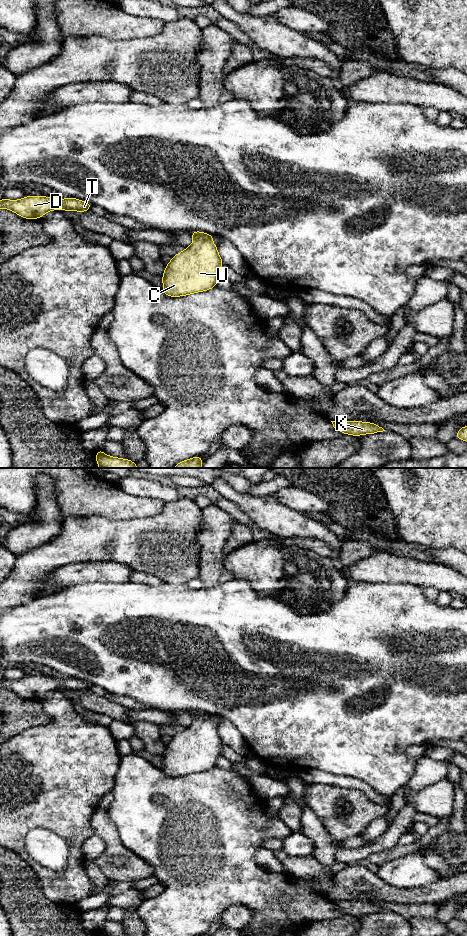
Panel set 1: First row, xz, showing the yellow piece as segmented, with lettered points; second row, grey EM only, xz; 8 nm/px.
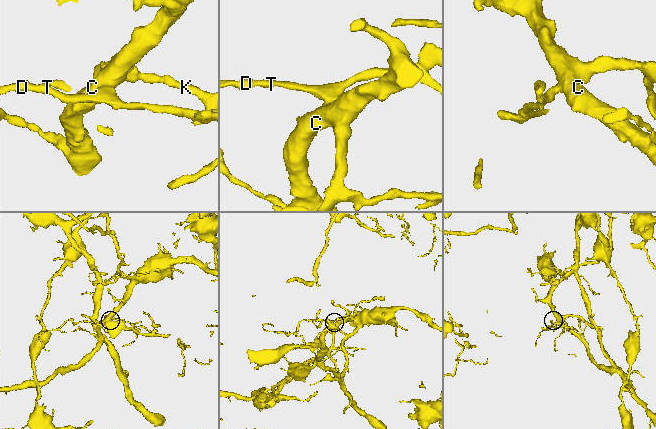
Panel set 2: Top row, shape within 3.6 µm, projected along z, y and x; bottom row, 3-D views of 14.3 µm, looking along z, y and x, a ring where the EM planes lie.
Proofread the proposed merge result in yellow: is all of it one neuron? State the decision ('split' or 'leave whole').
leave whole

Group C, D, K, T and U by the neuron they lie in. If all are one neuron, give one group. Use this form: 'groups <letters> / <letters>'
groups C D K T U

